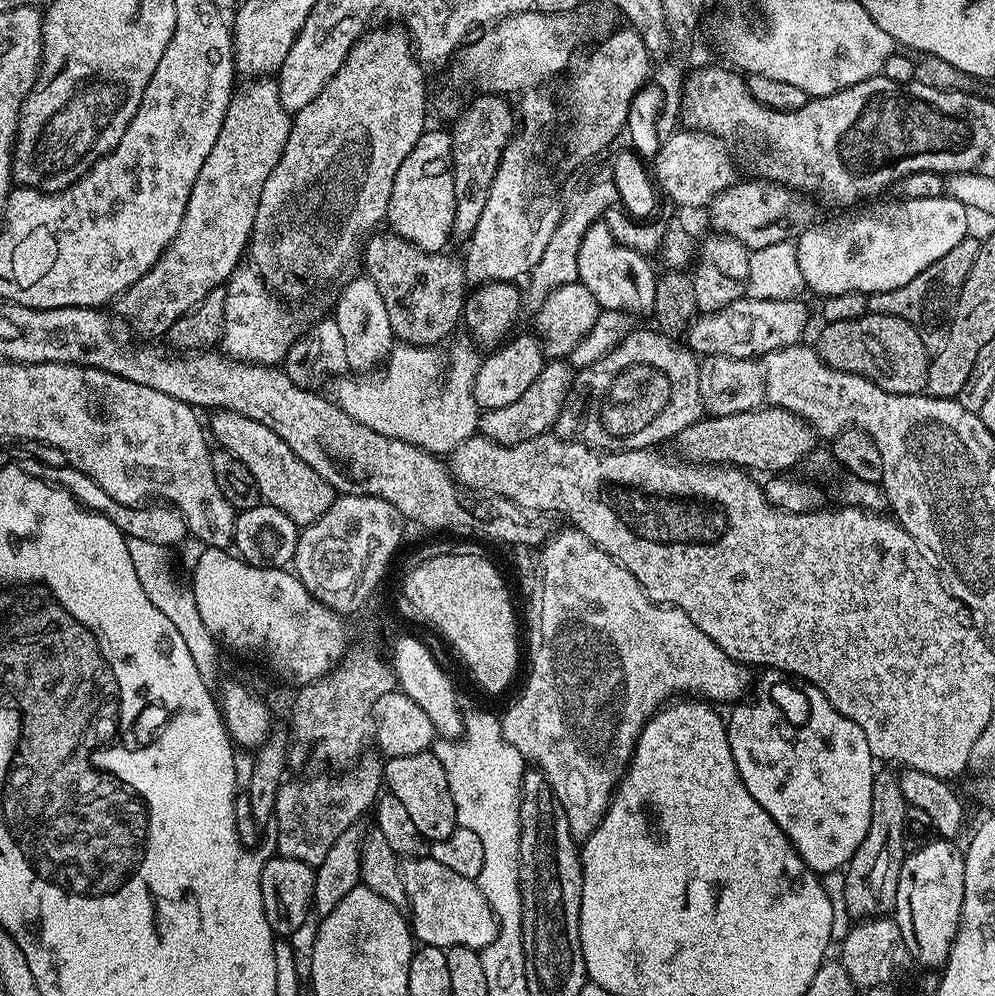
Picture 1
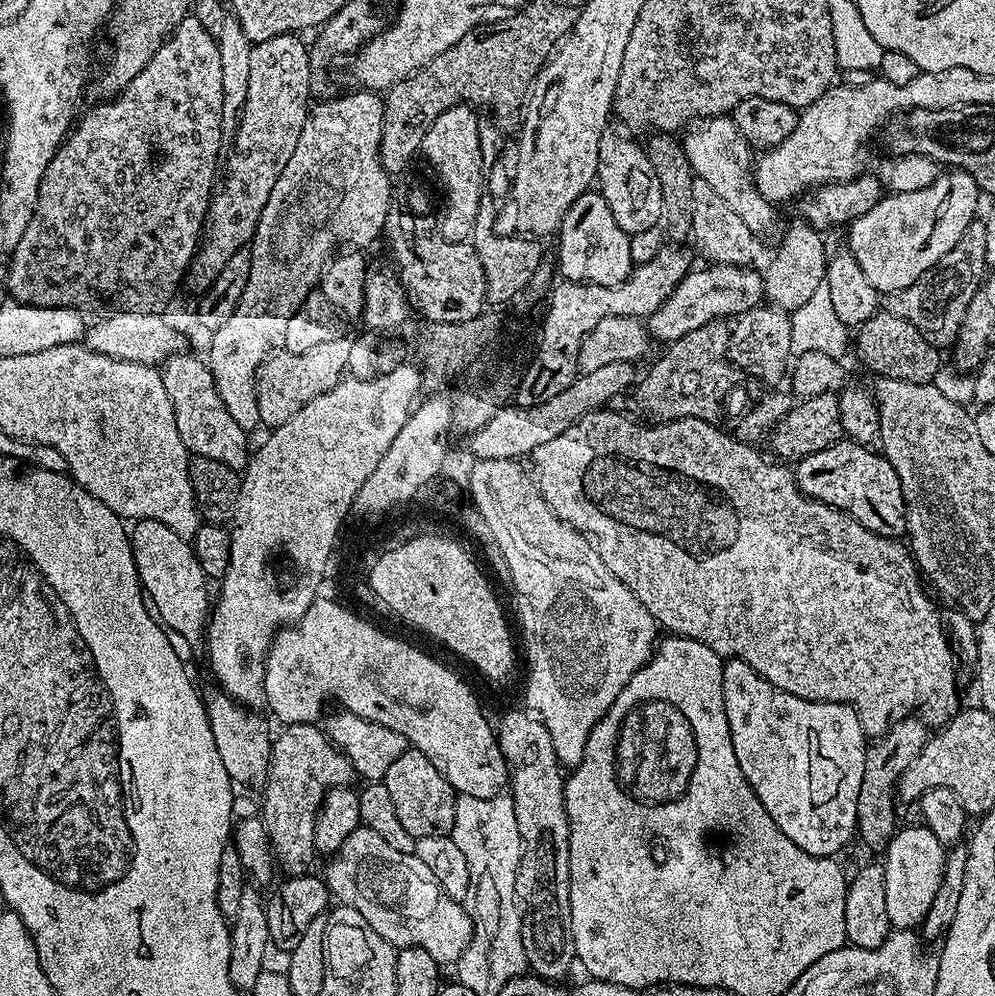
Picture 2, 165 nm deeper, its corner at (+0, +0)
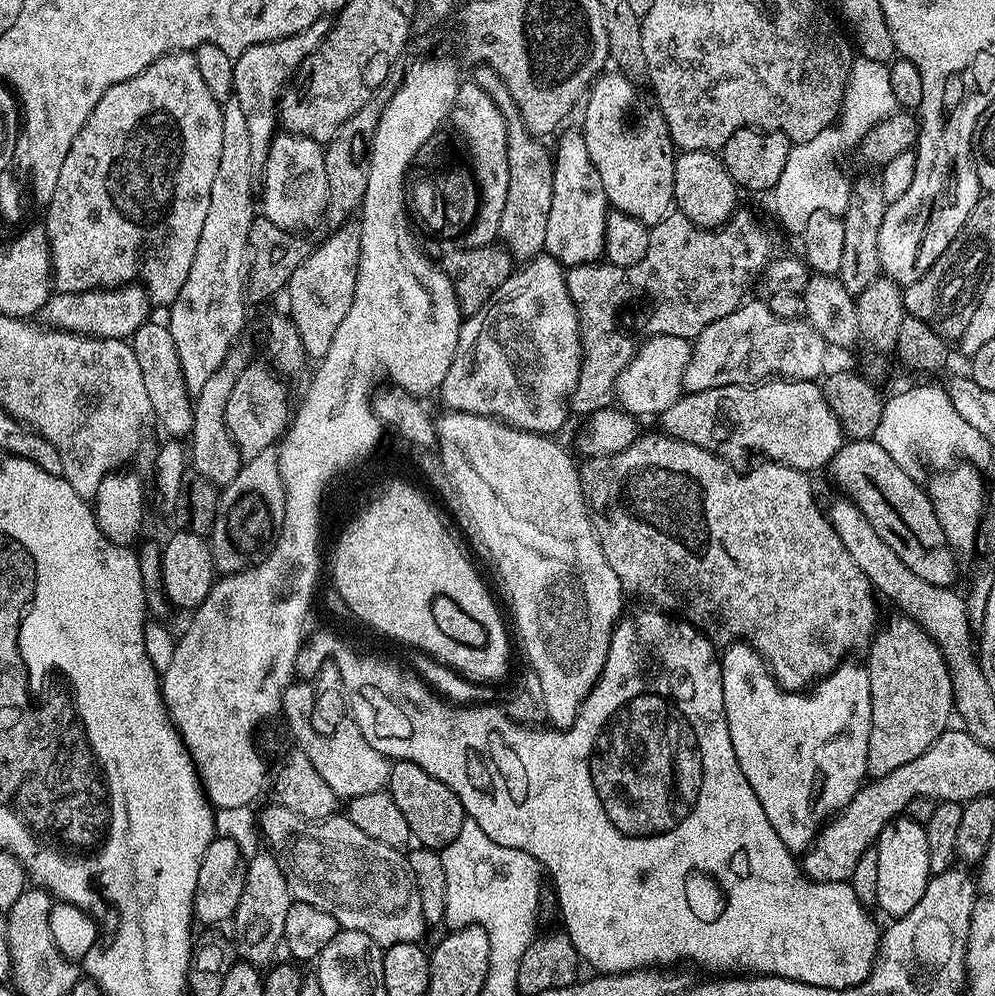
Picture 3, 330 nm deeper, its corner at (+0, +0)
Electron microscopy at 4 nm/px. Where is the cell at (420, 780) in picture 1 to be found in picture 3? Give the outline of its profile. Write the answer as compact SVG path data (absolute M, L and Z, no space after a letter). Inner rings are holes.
M397 760L392 764L392 769L388 775L387 792L392 795L394 802L398 805L398 810L402 810L402 815L406 817L406 822L410 825L410 830L417 845L428 849L442 850L454 838L458 838L458 830L462 830L466 813L462 802L438 778L426 774L422 766L418 766L409 760Z

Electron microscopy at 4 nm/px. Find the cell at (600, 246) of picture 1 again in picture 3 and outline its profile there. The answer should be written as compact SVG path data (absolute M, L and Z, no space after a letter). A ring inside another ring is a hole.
M579 127L567 128L559 133L560 145L554 148L552 201L550 218L546 222L544 252L565 266L594 264L604 255L610 205L602 178L598 170L594 170L594 162L590 162L583 131Z

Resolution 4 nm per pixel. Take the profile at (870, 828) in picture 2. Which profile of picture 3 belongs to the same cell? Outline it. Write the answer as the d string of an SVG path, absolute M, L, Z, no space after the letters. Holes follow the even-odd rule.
M895 614L888 621L881 623L872 637L872 643L866 649L866 667L870 678L870 742L866 750L868 776L875 778L898 770L906 762L914 762L932 743L949 731L948 719L953 719L952 679L950 670L944 661L939 646L922 630L922 626L909 616Z

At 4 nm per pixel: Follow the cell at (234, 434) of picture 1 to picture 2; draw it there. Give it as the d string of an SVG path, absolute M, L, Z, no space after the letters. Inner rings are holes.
M177 354L165 360L160 372L166 394L170 396L170 406L174 408L174 422L178 426L179 437L192 456L214 458L214 462L222 462L222 466L237 470L247 468L250 459L249 433L239 428L234 418L230 418L230 410L226 410L216 392L216 384L212 381L212 372L207 363L203 359L184 355Z

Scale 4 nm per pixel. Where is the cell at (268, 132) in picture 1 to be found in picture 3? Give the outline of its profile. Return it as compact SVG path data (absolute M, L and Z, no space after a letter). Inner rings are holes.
M325 18L306 26L306 30L298 34L250 46L250 50L235 57L232 90L234 98L242 106L242 114L246 114L246 126L250 126L253 165L263 165L268 157L268 147L272 145L272 137L278 132L278 105L288 81L295 76L301 62L307 60L310 54L314 54L314 50L324 41L332 25L333 21Z

